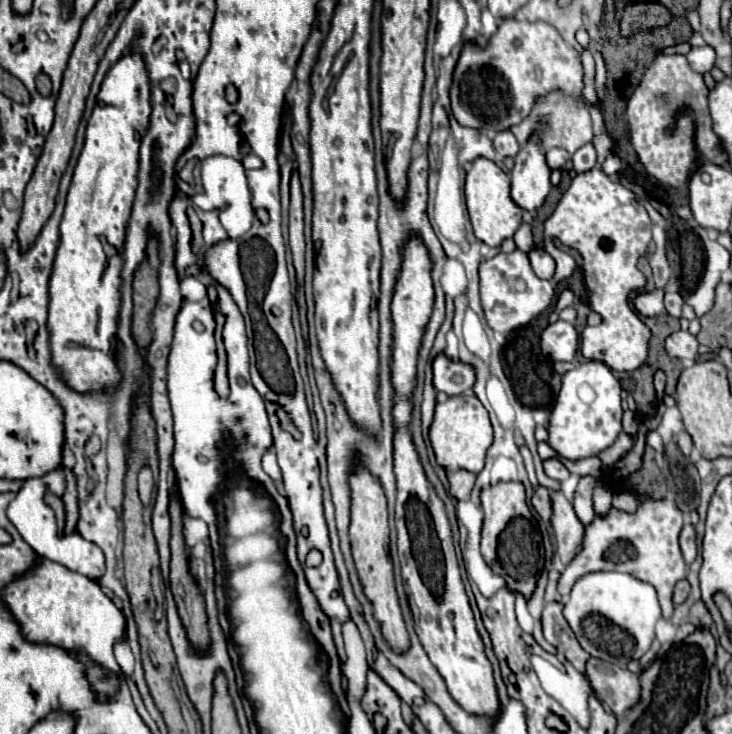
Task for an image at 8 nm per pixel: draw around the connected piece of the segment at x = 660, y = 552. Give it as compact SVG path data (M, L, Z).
M666 498L666 502L640 502L634 514L626 514L612 508L606 518L596 516L594 522L586 526L582 552L566 566L566 570L560 576L558 582L560 594L568 596L574 582L588 572L618 570L652 584L658 592L662 616L664 620L670 620L674 612L674 602L672 602L674 584L686 578L686 562L682 558L682 552L678 550L680 530L682 530L682 512L674 506L670 498Z

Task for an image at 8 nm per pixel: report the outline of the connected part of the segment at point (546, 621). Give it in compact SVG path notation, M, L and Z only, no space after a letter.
M550 602L544 606L542 612L542 628L544 628L544 638L566 656L566 660L580 672L586 674L586 662L590 658L588 652L582 650L578 644L574 632L570 630L568 622L562 616L562 604L560 602Z

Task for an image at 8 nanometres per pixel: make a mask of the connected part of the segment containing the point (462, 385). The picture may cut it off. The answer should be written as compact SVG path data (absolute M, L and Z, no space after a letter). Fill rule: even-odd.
M438 354L434 360L434 386L438 392L446 392L450 396L464 394L476 382L474 366L452 360L446 354Z

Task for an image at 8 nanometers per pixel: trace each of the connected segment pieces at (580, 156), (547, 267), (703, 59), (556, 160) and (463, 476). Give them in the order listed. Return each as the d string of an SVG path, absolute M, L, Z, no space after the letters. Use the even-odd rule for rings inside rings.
M588 142L580 150L576 150L574 156L572 156L572 164L574 164L574 170L576 172L592 170L596 166L596 150L594 150L594 144Z
M534 248L534 250L528 252L528 256L530 256L532 268L534 268L534 272L536 272L538 278L546 278L546 280L550 280L550 278L554 276L556 262L554 262L554 258L552 258L546 250L542 250L542 248Z
M702 46L702 48L692 48L688 54L686 54L686 60L690 64L690 68L698 74L706 74L714 68L714 50L710 46Z
M550 148L546 150L546 160L548 160L548 166L556 170L556 168L562 168L570 160L570 154L562 148Z
M456 470L448 474L448 480L450 480L450 494L458 500L468 500L472 486L476 482L476 474L468 470Z

